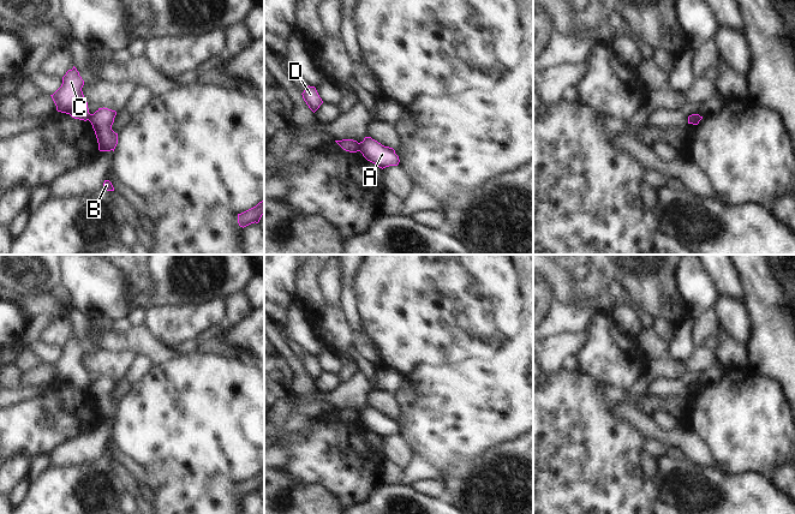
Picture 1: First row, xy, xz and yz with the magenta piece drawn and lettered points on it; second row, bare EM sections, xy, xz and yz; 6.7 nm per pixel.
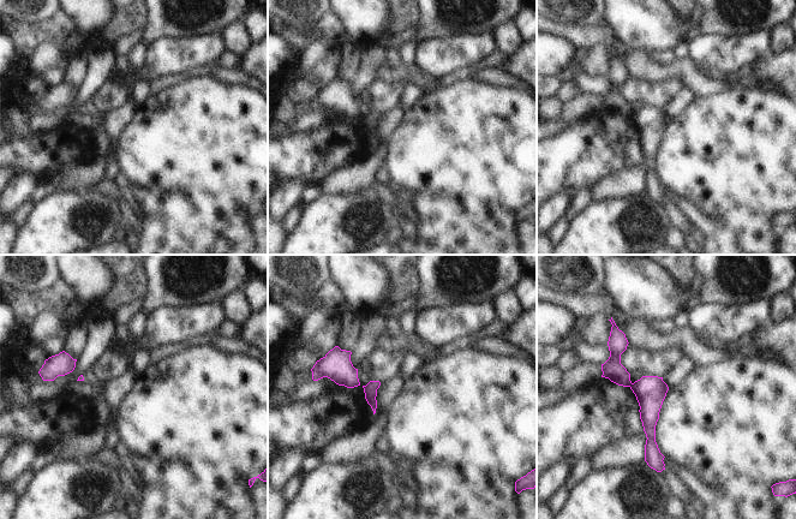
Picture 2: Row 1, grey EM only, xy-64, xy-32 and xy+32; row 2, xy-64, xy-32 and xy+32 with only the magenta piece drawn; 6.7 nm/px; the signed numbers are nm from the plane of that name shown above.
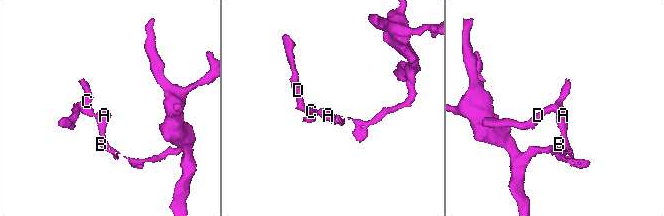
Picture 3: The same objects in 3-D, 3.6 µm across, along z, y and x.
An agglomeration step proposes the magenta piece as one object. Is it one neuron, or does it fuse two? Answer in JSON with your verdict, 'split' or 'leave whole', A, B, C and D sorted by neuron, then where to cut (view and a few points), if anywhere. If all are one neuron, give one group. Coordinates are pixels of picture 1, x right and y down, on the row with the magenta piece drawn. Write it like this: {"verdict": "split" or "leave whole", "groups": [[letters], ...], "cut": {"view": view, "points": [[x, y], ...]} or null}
{"verdict": "split", "groups": [["A", "B"], ["C", "D"]], "cut": {"view": "xz", "points": [[358, 143], [359, 150]]}}

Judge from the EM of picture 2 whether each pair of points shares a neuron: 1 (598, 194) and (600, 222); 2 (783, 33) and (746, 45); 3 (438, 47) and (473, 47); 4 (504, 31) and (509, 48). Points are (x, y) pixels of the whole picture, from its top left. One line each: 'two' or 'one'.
1: two
2: two
3: one
4: one

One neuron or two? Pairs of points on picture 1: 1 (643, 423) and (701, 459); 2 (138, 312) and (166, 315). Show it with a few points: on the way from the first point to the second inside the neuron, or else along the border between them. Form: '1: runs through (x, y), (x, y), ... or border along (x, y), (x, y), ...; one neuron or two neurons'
1: runs through (657, 432), (669, 438), (681, 438), (687, 444); one neuron
2: border along (143, 309), (144, 324); two neurons

